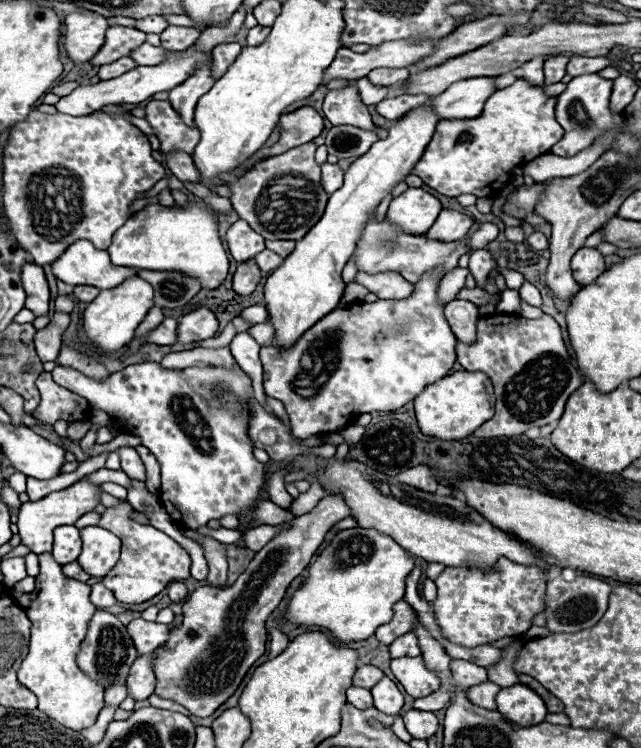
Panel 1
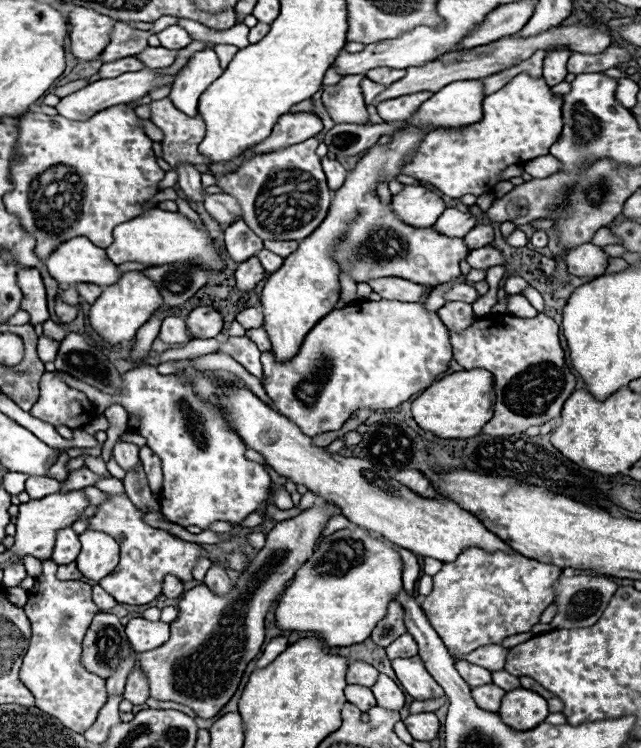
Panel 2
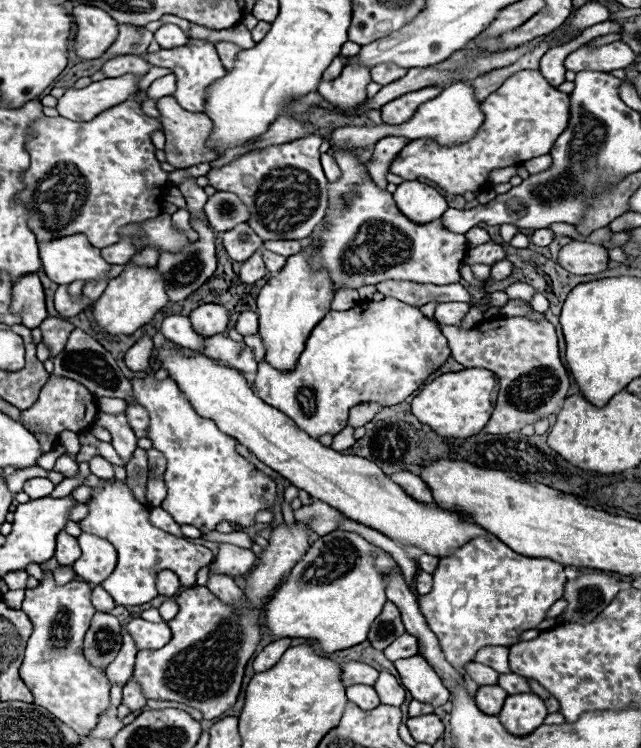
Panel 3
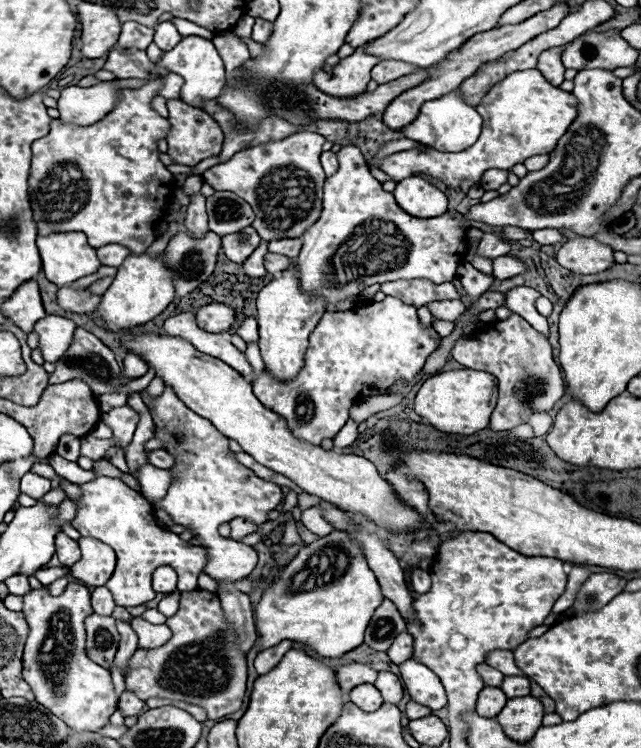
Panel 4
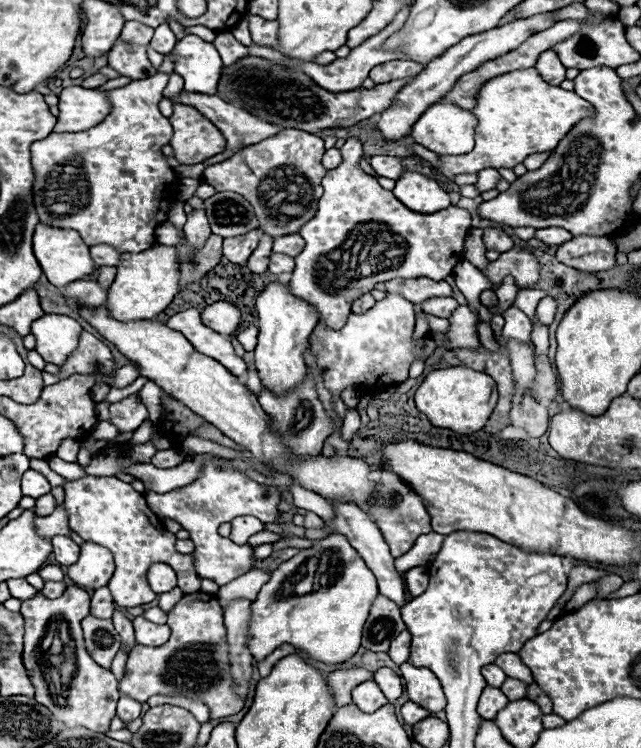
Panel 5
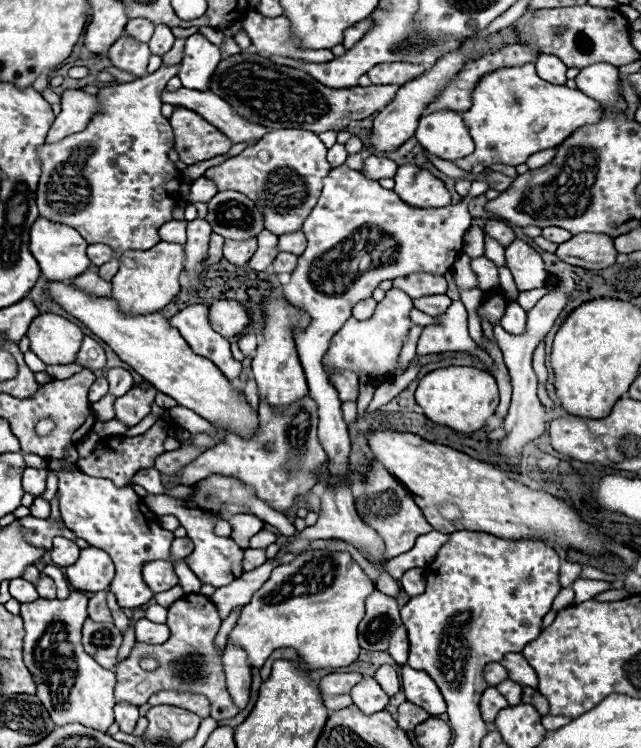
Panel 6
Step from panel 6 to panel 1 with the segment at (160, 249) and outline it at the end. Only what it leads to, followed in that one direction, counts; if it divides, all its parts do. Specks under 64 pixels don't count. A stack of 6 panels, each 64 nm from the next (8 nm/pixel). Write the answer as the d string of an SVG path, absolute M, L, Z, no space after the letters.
M132 276L126 278L120 286L102 290L94 302L88 304L84 312L84 334L86 340L96 344L102 350L120 350L122 346L130 344L134 338L134 330L140 326L140 322L146 318L150 308L154 306L154 290L148 282L142 282L142 278Z

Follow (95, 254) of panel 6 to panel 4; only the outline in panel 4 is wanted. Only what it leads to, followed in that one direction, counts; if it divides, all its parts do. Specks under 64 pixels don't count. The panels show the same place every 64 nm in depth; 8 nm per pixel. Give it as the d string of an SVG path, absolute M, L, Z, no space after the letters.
M108 244L108 246L96 248L96 256L102 266L120 266L128 254L130 252L118 244Z

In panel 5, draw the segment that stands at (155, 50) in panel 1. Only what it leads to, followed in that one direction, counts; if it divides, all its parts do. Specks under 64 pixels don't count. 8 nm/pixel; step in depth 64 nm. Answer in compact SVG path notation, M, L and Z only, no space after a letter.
M190 34L176 44L174 52L174 72L184 78L184 90L214 94L222 70L222 60L214 44Z

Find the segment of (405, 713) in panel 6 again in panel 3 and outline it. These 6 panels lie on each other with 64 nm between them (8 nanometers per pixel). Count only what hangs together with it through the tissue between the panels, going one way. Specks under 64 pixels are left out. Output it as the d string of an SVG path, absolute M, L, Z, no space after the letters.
M412 700L410 706L408 706L408 712L410 712L410 718L416 718L416 716L432 714L434 708L432 708L430 704L424 704L424 702L418 702L418 700Z

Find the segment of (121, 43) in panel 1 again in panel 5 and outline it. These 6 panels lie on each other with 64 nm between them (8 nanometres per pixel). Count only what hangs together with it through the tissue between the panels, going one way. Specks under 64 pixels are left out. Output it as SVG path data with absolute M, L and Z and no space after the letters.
M128 20L128 22L124 24L124 30L122 30L120 38L126 40L126 42L132 42L132 44L148 46L152 34L154 34L154 30L152 30L150 26L146 26L146 24L138 22L138 20Z

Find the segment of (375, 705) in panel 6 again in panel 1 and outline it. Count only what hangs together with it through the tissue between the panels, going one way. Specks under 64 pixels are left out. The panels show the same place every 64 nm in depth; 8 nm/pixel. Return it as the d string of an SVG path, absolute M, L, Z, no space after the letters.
M350 686L346 690L346 696L348 696L348 702L360 710L366 710L366 708L372 708L374 702L372 702L372 694L370 690L366 688L360 688L360 686Z

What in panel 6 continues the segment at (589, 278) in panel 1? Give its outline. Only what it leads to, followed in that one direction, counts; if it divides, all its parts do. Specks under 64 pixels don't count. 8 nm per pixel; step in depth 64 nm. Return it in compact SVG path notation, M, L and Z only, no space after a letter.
M592 232L572 236L568 242L558 246L556 254L564 262L566 262L566 258L584 260L584 262L580 262L576 266L582 266L582 268L588 268L588 270L608 268L608 266L612 266L616 262L616 256L618 256L610 236L592 234Z

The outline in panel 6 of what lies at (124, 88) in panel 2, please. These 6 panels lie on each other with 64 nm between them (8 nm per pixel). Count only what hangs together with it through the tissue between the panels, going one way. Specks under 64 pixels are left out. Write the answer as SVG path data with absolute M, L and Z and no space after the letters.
M66 90L60 104L62 112L56 116L56 122L52 124L46 142L60 142L62 138L84 130L84 126L90 122L90 116L98 108L98 98L82 90Z

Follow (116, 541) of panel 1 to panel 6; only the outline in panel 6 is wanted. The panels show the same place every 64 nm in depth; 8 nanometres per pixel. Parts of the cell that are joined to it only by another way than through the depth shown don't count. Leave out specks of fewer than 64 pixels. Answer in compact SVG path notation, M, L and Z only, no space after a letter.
M94 546L80 552L80 558L66 568L66 578L74 590L100 592L106 590L114 578L114 564Z

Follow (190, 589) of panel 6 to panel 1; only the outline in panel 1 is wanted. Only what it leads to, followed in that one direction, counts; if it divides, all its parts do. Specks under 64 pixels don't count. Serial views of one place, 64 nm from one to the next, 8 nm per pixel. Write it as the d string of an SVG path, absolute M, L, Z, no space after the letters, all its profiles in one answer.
M120 500L116 506L106 508L100 514L98 526L104 530L110 530L122 540L122 558L120 562L102 578L102 584L118 598L118 602L126 604L142 604L154 598L164 590L164 586L172 580L186 580L190 578L190 554L174 542L164 532L144 526L132 520L134 508L128 504L128 500Z

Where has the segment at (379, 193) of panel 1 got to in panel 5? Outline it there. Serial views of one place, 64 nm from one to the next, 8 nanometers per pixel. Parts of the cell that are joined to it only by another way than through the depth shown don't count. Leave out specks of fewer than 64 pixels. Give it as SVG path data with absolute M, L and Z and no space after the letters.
M280 282L266 286L258 294L256 308L260 316L258 346L254 350L256 370L262 380L262 386L266 390L272 390L272 394L282 396L296 390L296 386L304 382L306 376L304 350L306 350L308 336L318 322L318 314L316 310L312 310L312 306L308 306L308 302L300 302L298 298L292 298L292 294L288 294L288 286Z

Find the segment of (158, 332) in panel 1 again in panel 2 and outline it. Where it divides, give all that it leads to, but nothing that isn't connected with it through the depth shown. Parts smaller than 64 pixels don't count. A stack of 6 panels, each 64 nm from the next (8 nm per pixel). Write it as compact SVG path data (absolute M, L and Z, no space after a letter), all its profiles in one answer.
M168 316L162 320L158 338L164 342L170 342L170 344L188 344L192 340L190 334L186 332L184 318L178 318L178 316Z

